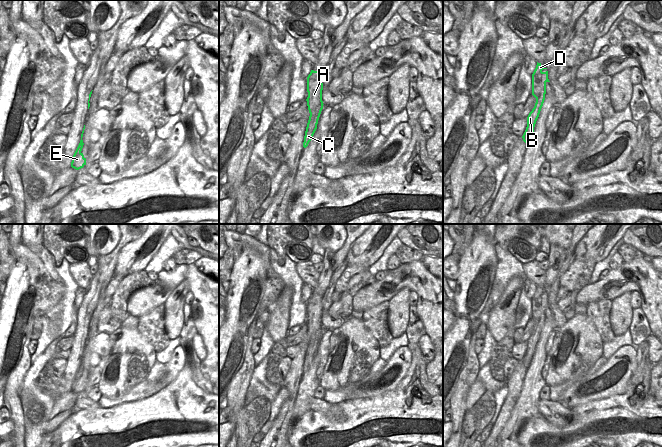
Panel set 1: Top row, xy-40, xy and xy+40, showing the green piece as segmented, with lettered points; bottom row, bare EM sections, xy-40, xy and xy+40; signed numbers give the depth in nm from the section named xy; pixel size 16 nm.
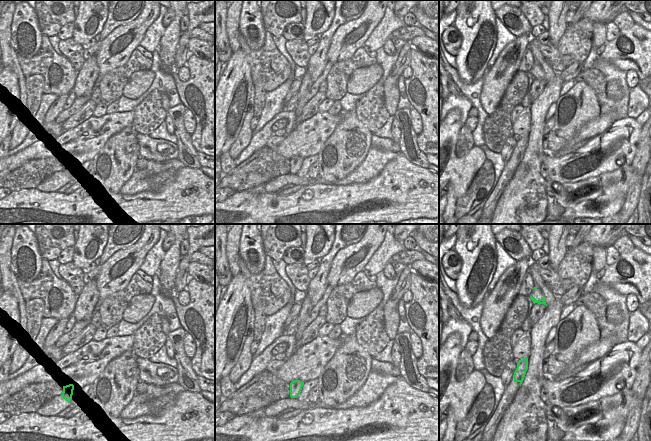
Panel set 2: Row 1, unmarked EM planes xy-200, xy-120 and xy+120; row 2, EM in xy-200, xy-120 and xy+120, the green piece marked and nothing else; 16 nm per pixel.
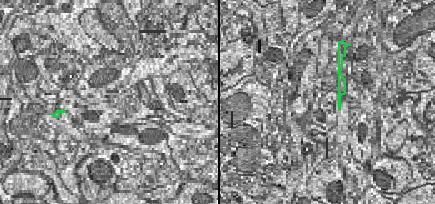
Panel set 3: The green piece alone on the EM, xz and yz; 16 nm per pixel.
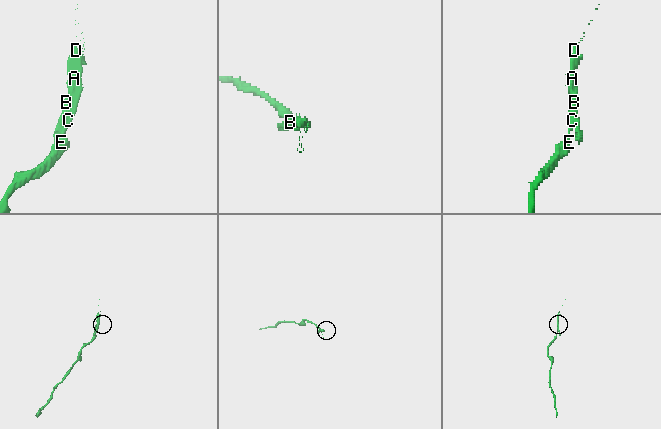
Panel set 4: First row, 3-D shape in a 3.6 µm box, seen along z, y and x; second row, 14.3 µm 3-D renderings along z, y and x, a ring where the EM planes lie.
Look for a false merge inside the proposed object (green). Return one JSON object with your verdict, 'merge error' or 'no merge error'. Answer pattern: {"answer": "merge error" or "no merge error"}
{"answer": "merge error"}

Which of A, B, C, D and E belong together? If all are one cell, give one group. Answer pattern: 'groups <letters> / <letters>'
groups A B D / C E

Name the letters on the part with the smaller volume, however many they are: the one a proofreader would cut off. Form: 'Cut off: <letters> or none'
Cut off: A, B, D

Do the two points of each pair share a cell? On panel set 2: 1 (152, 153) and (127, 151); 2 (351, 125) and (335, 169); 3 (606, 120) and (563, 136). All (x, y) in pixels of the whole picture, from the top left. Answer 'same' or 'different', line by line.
1: different
2: same
3: different

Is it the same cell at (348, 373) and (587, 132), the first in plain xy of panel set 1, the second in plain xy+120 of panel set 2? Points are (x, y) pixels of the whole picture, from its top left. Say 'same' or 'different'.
different

